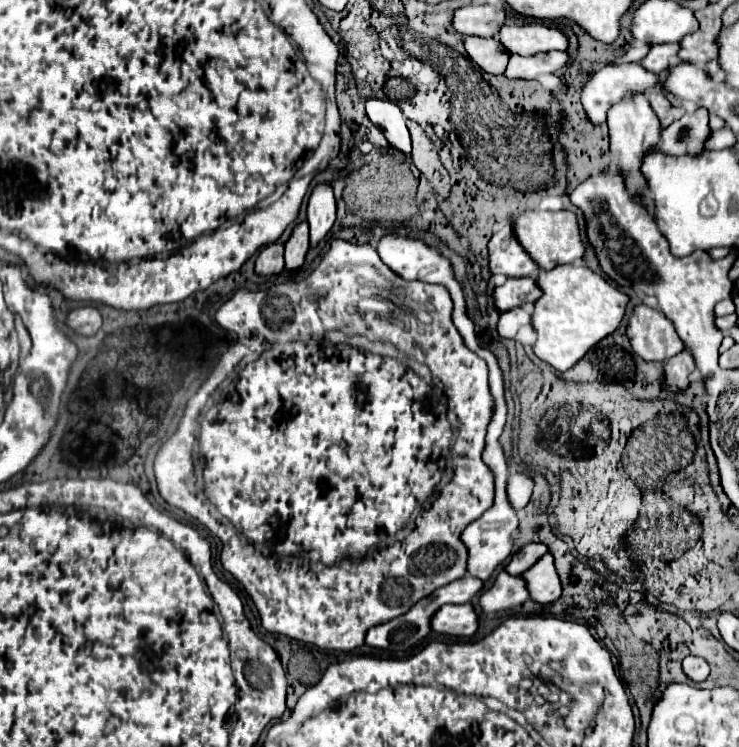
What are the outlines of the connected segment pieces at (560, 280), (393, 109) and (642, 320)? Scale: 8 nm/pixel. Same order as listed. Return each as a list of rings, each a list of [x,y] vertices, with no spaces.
[[[582,262],[564,264],[550,272],[542,272],[536,282],[544,294],[536,300],[532,316],[532,326],[538,334],[534,354],[554,366],[558,372],[566,372],[576,366],[590,348],[594,348],[606,336],[614,334],[630,302],[628,294],[620,292],[608,282],[608,278],[592,272]]]
[[[366,98],[366,114],[372,120],[374,126],[382,128],[388,142],[398,148],[400,152],[410,152],[410,132],[406,128],[406,120],[402,116],[402,110],[390,102],[380,98]]]
[[[648,306],[634,308],[628,324],[628,338],[638,356],[650,362],[662,362],[684,350],[684,342],[676,334],[672,322],[658,310]]]

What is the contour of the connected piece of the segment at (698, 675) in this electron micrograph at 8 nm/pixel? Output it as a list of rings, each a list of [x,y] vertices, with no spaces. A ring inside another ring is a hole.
[[[686,656],[684,662],[682,662],[682,666],[684,666],[686,676],[692,678],[694,682],[702,682],[702,680],[708,678],[710,666],[708,666],[708,662],[706,662],[704,658],[700,658],[700,656]]]

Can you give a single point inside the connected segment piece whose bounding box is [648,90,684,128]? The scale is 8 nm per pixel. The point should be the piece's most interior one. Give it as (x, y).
(666, 112)

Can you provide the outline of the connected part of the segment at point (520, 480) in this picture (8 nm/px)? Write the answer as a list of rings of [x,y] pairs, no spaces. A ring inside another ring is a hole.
[[[524,472],[510,474],[510,478],[508,478],[508,498],[510,498],[510,504],[516,510],[522,510],[528,504],[528,500],[530,500],[532,488],[534,488],[534,480],[528,474],[524,474]]]

